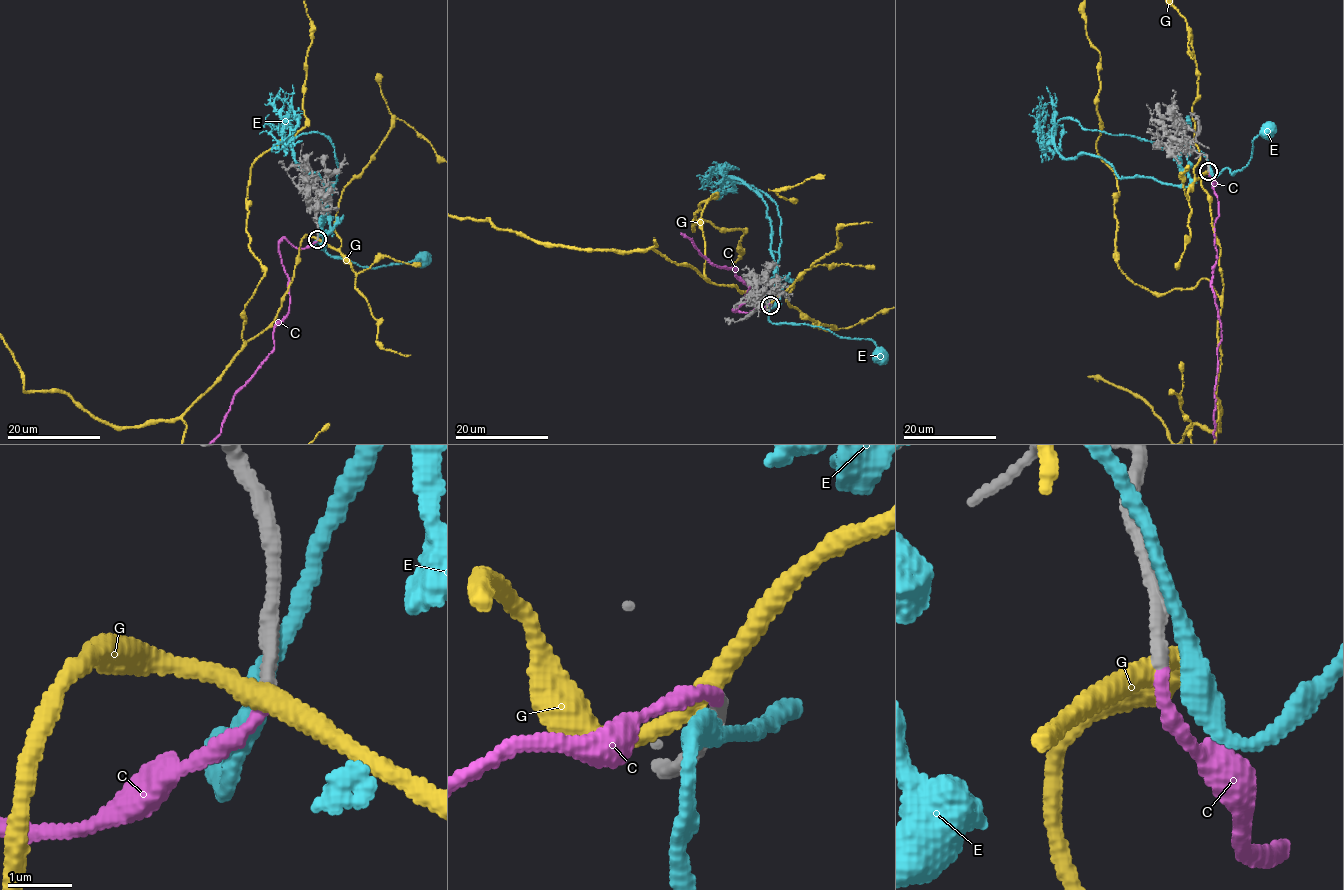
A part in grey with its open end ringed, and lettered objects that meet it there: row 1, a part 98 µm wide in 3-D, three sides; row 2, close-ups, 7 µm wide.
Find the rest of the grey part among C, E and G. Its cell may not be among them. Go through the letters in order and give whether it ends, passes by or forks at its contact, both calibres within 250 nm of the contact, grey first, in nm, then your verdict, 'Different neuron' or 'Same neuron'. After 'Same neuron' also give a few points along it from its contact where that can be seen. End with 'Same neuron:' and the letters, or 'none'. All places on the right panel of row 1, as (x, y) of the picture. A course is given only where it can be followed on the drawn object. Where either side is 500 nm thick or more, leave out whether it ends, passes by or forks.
C: It ends there. Thickness 240 nm (grey) against 200 nm. Same neuron
E: It passes by. Thickness 280 nm (grey) against 240 nm. Different neuron
G: It passes by. Thickness 240 nm (grey) against 320 nm. Different neuron
Same neuron: C

